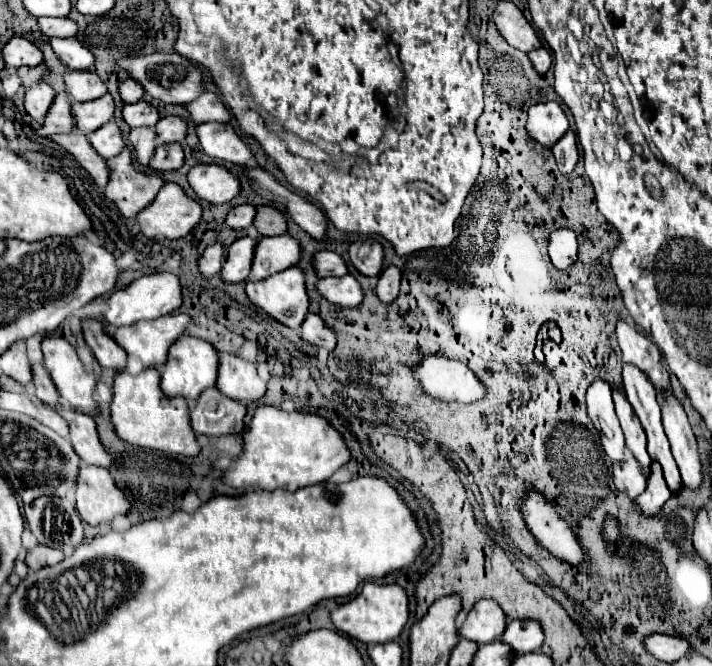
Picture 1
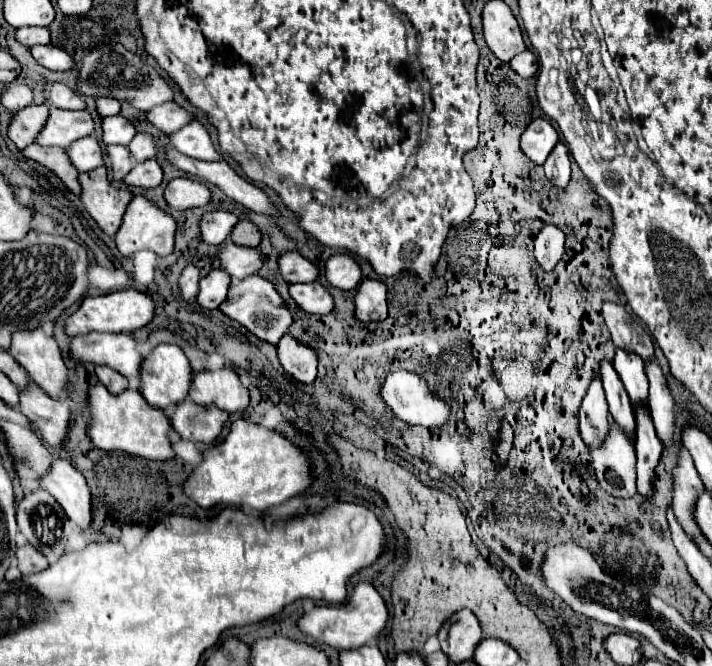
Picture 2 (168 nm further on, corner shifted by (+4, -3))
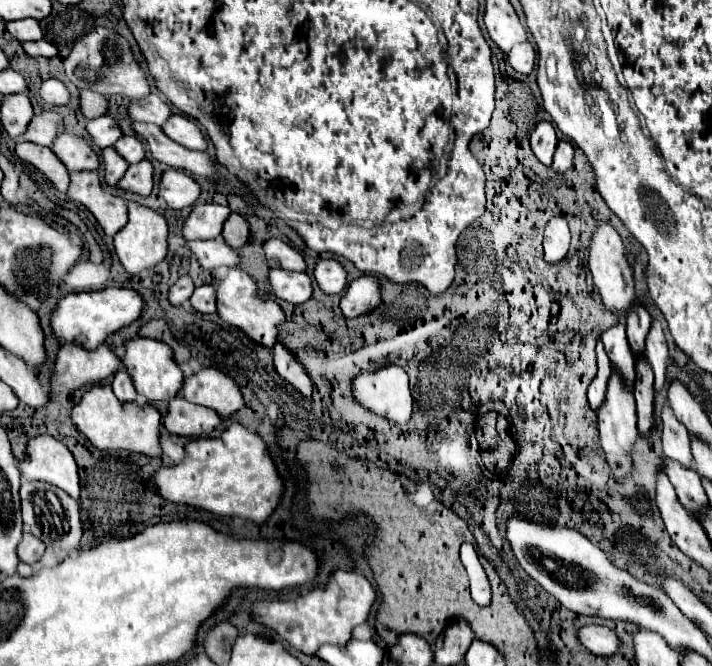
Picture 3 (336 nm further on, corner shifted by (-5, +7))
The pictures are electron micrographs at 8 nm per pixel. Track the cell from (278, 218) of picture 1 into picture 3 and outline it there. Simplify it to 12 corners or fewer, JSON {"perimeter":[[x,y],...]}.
{"perimeter":[[231,214],[223,238],[231,248],[247,244],[251,230],[241,214]]}

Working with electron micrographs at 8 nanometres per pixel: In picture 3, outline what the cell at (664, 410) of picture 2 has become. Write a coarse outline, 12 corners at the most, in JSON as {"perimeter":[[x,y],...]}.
{"perimeter":[[653,320],[645,358],[655,372],[655,390],[667,380],[669,348],[659,320]]}

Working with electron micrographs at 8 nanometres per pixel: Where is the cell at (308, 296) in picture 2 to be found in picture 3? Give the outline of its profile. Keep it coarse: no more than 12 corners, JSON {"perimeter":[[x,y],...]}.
{"perimeter":[[269,270],[267,294],[291,304],[313,296],[305,272]]}

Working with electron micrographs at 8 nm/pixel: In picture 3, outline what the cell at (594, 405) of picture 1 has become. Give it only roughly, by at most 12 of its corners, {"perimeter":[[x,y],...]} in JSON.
{"perimeter":[[597,344],[599,372],[589,386],[589,404],[599,410],[607,396],[611,362]]}

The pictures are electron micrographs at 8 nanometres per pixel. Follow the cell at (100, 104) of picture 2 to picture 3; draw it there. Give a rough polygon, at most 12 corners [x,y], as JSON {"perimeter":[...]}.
{"perimeter":[[81,90],[81,112],[85,118],[107,114],[107,96]]}

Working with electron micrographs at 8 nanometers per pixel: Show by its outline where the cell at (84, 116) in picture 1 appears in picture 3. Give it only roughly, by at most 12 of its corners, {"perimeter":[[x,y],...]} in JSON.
{"perimeter":[[45,110],[21,140],[51,146],[63,128],[61,114]]}

